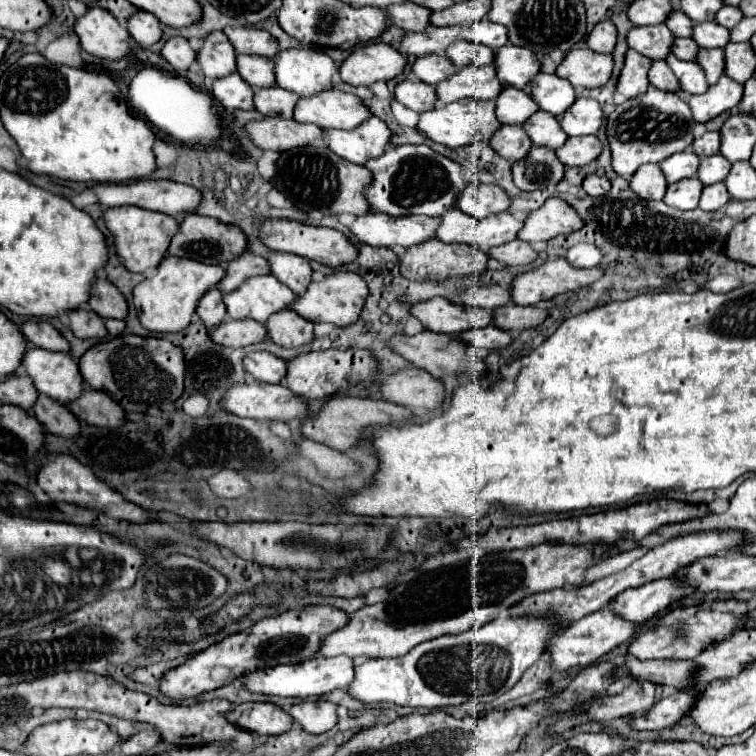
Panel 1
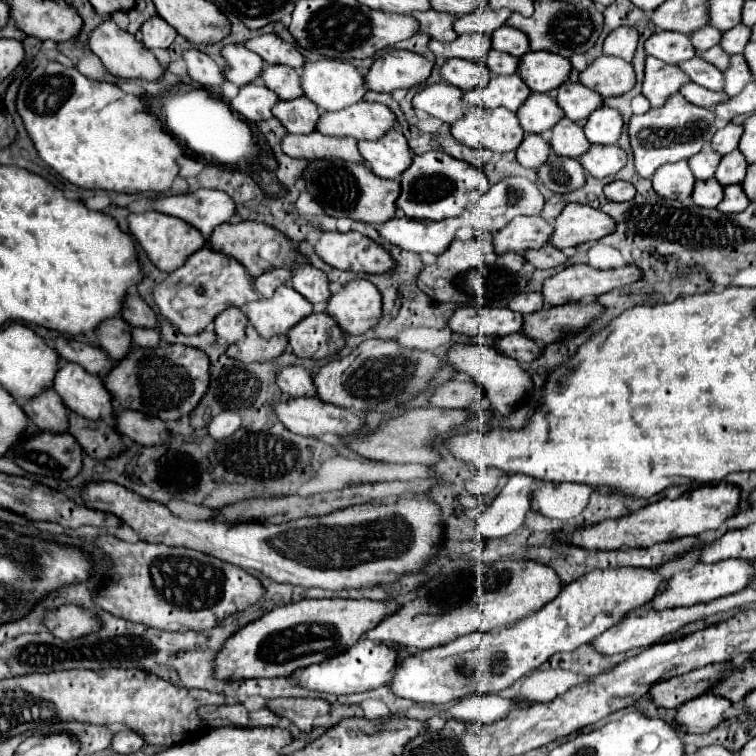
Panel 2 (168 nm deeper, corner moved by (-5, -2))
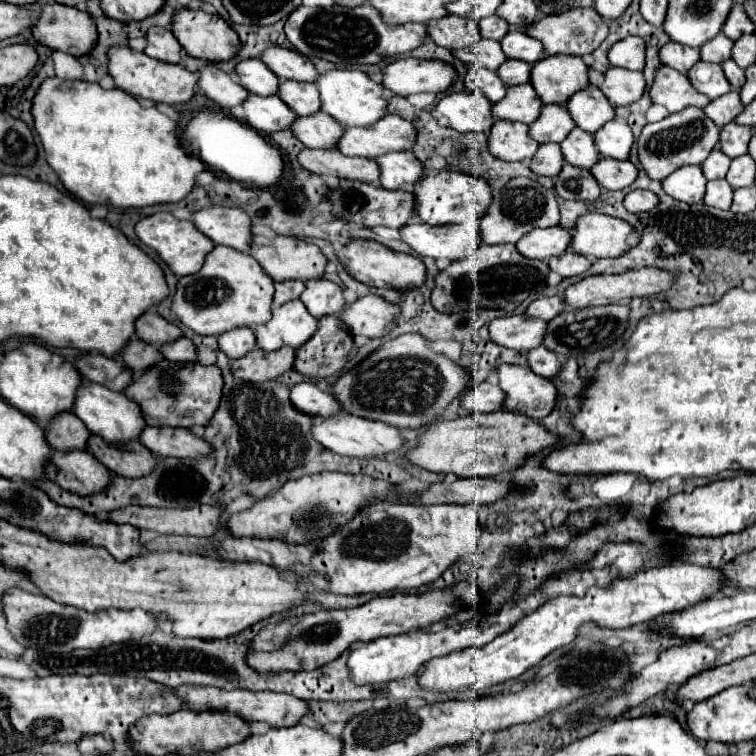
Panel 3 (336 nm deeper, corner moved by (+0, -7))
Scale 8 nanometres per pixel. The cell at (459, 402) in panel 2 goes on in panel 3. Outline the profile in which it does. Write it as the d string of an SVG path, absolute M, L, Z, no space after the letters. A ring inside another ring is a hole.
M489 376L485 382L471 386L461 396L461 408L467 412L495 412L501 410L505 392L499 388L497 380Z

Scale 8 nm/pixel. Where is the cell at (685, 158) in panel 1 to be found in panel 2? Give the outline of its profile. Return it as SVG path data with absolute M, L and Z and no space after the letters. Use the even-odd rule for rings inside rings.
M710 147L702 149L698 155L690 157L690 169L694 169L694 177L696 179L710 179L714 177L718 165L720 165L720 159L722 155Z

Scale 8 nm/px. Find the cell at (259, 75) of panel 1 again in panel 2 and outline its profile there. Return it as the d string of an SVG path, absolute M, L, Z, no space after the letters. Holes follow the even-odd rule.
M266 65L262 71L262 83L270 89L276 91L276 95L284 101L302 97L302 85L300 85L300 73L290 67L282 65Z

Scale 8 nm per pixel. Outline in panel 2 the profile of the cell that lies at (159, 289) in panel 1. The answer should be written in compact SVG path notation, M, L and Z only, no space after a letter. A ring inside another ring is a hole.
M214 249L196 251L186 265L172 271L156 289L154 301L160 309L160 315L178 327L184 335L194 335L204 331L222 311L230 307L246 309L250 301L256 301L258 293L254 289L254 277L246 271L236 259L222 255Z

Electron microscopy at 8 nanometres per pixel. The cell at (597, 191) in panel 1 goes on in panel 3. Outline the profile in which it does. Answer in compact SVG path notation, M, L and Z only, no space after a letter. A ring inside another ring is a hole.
M631 190L623 198L623 206L629 212L645 212L657 206L657 196L649 190Z

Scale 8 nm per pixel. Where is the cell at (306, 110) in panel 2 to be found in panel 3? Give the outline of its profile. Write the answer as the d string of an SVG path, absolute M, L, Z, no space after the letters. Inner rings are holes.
M325 112L297 116L289 128L307 148L335 148L341 136L341 126Z

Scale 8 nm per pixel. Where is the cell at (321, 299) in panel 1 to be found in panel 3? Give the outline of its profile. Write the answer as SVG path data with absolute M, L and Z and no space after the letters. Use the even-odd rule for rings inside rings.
M367 294L353 304L347 304L339 318L349 328L351 336L365 336L365 338L379 338L385 336L399 314L399 306L387 304L381 296Z

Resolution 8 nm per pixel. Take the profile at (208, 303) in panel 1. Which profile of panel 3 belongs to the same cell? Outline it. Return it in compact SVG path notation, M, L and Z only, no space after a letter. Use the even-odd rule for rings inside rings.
M233 328L229 332L223 332L217 340L219 350L225 352L231 360L245 356L245 352L251 352L255 348L255 334L251 328Z

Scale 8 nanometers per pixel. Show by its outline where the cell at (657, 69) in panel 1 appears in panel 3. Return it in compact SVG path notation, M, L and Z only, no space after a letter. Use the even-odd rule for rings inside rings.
M729 92L729 94L725 94L725 96L719 96L719 98L711 100L711 102L703 108L705 116L709 116L719 128L725 126L725 124L729 124L741 110L743 110L743 104L741 104L737 92Z

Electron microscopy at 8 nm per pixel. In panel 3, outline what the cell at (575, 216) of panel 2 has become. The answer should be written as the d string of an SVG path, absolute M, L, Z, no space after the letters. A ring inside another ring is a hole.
M587 212L575 220L569 248L587 258L615 258L639 242L633 230L619 218Z

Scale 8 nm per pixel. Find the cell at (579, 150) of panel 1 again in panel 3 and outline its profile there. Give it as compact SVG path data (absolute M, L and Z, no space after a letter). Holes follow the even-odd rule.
M605 156L597 164L593 164L591 172L597 184L607 190L627 188L637 176L637 168L629 160L613 160Z

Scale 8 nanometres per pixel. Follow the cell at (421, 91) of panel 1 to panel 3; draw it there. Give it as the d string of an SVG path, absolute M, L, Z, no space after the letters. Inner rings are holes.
M469 90L445 94L435 104L435 114L449 120L449 128L457 132L489 132L493 124L491 102L483 94Z

